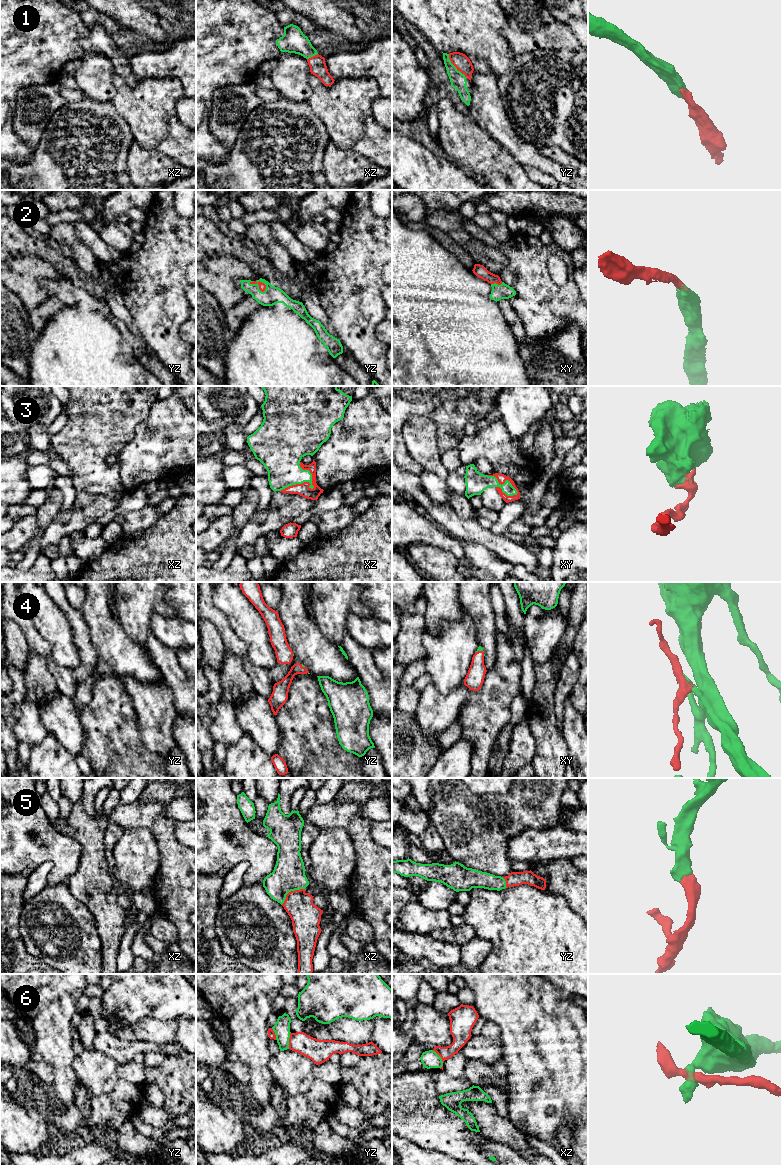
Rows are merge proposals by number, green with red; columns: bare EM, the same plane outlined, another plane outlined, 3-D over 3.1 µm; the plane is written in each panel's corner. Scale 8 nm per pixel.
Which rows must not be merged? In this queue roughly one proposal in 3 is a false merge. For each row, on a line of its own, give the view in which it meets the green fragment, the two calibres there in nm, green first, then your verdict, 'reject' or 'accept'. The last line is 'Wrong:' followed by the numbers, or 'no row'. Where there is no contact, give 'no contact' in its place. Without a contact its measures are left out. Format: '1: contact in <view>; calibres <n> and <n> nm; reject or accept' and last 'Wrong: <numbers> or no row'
1: contact in yz; calibres 130 and 130 nm; accept
2: contact in xy; calibres 120 and 100 nm; accept
3: contact in xz; calibres 300 and 100 nm; accept
4: contact in xy; calibres 40 and 150 nm; accept
5: contact in xz; calibres 260 and 240 nm; accept
6: contact in yz; calibres 130 and 180 nm; reject
Wrong: 6

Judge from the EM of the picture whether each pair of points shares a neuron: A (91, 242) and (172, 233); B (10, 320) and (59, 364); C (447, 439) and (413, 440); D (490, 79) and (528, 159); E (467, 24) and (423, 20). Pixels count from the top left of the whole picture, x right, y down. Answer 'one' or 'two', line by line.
A: two
B: two
C: two
D: one
E: one

